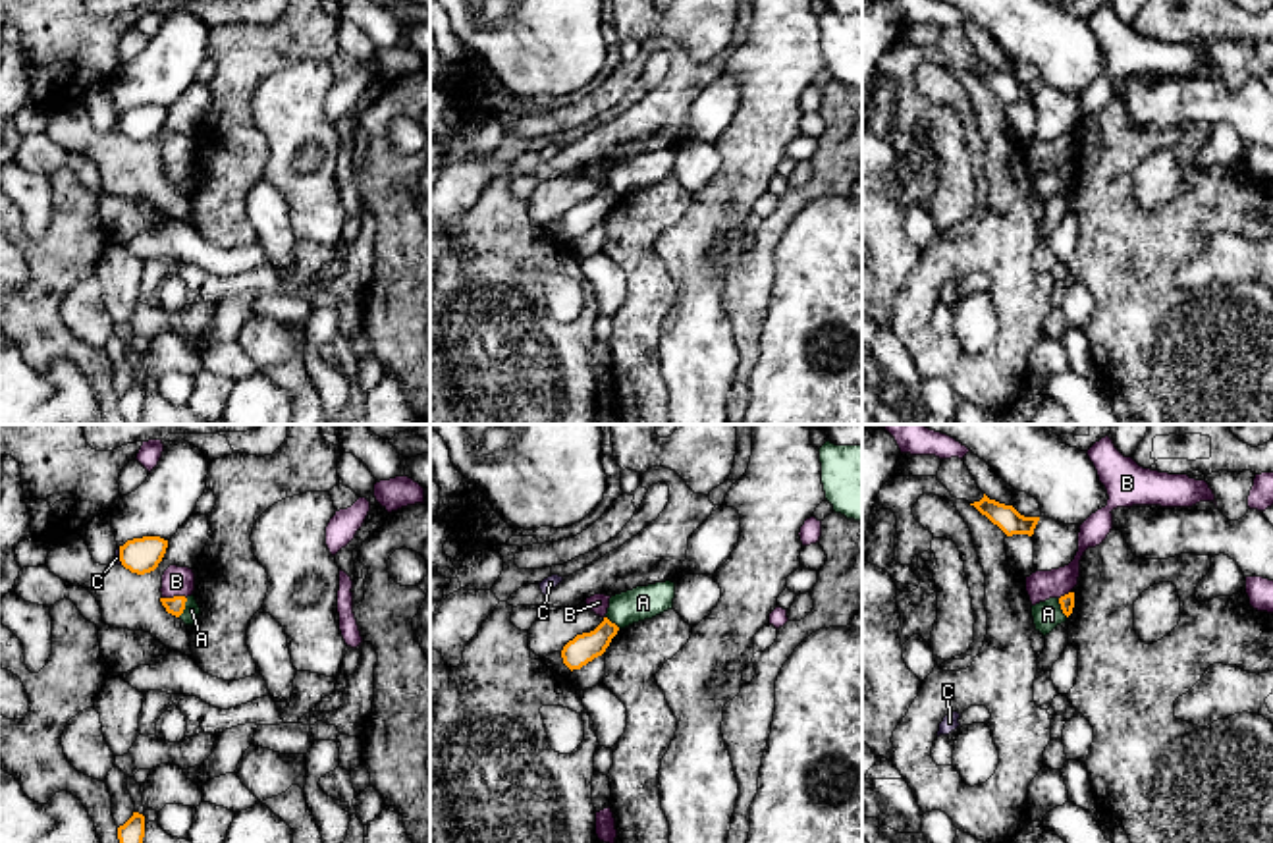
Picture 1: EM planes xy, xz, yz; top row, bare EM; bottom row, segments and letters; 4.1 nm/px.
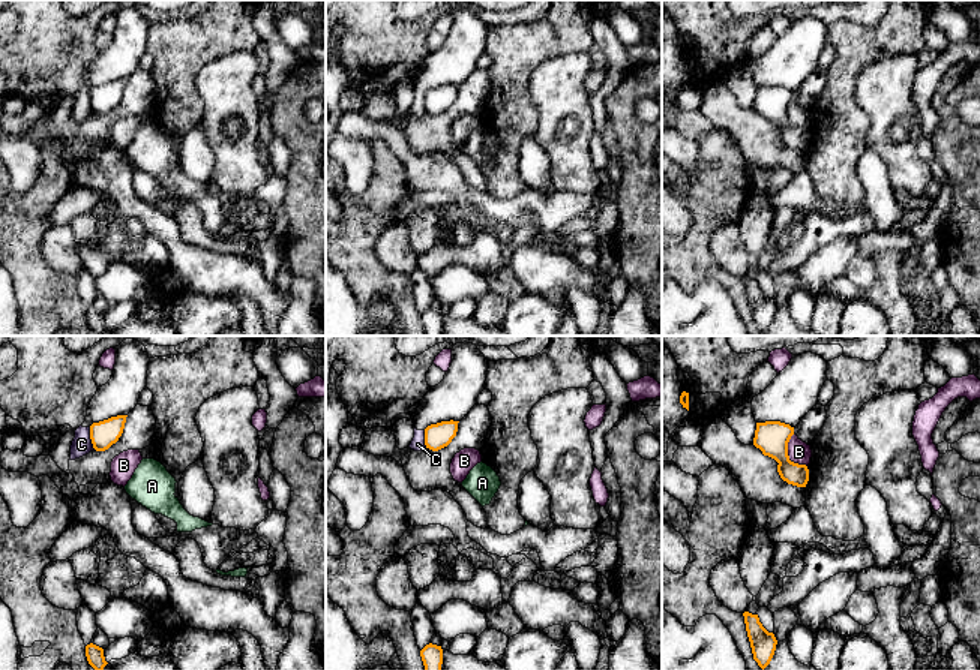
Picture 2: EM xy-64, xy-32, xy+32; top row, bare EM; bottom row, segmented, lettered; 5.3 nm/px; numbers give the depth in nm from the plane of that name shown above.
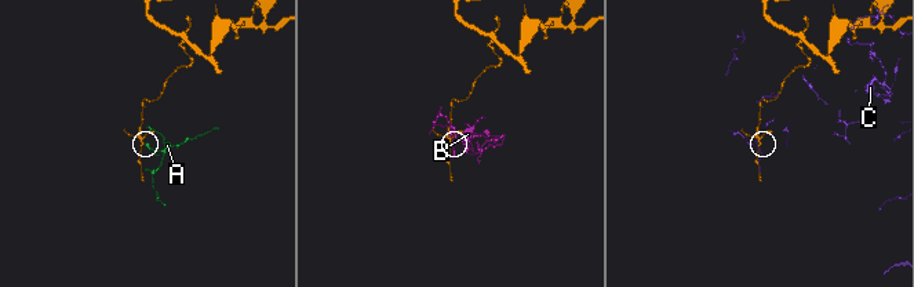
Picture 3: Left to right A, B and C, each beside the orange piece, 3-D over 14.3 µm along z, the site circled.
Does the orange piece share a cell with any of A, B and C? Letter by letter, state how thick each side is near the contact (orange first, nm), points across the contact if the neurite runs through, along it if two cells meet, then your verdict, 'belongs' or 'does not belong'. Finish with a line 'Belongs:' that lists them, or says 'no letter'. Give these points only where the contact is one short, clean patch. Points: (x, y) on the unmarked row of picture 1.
A: 70 nm thick on the orange side, 70 nm on the other; border along xy (188, 166), (178, 184); does not belong
B: 70 nm thick on the orange side, 130 nm on the other; does not belong
C: 150 nm thick on the orange side, 30 nm on the other; does not belong
Belongs: no letter

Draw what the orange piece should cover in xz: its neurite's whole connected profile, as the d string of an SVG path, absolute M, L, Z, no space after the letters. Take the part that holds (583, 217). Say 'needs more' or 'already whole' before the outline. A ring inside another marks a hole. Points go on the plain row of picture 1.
already whole | M604 185L604 189L594 199L577 203L563 214L563 231L571 239L581 237L582 233L606 220L617 199L619 195L611 191L608 185Z

